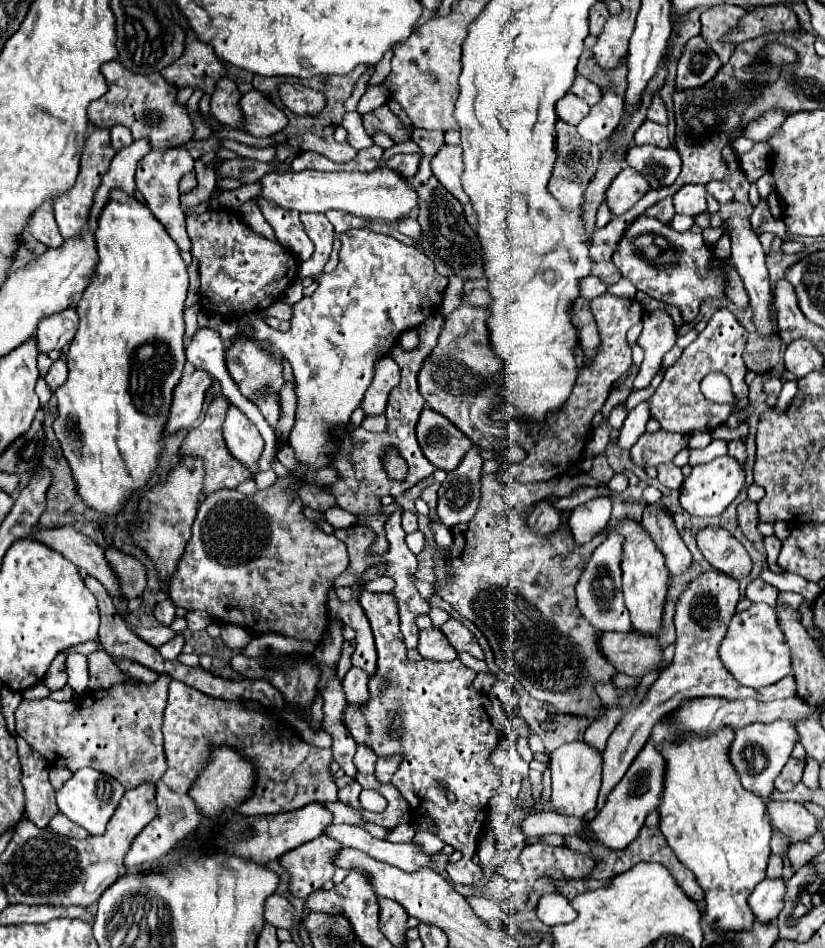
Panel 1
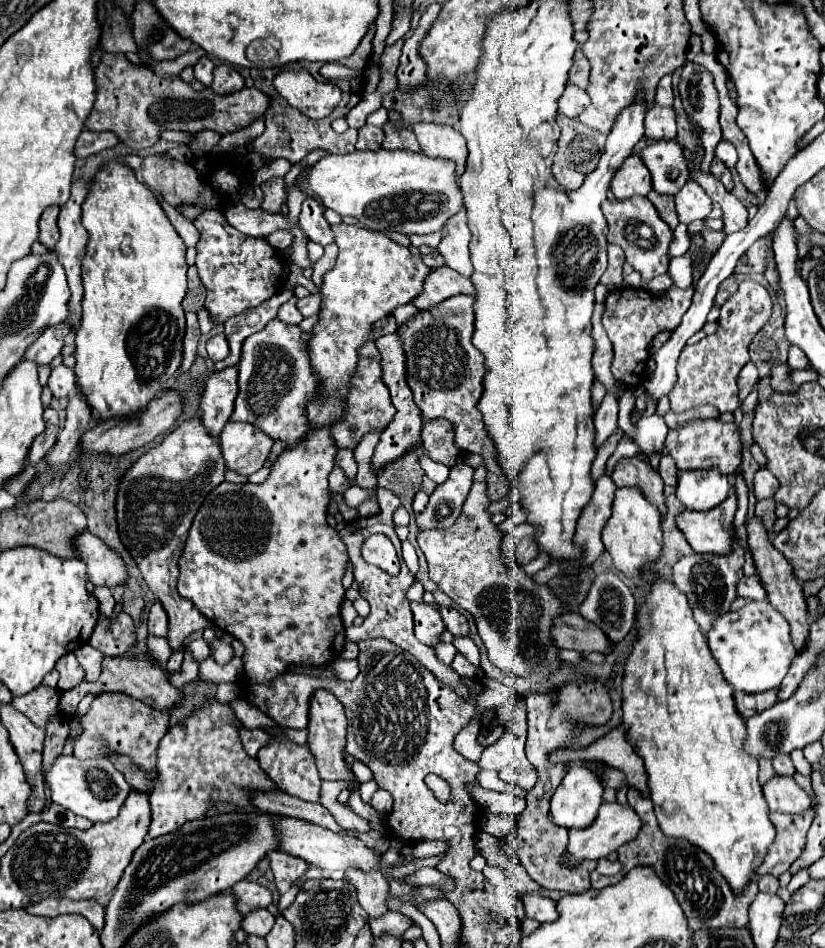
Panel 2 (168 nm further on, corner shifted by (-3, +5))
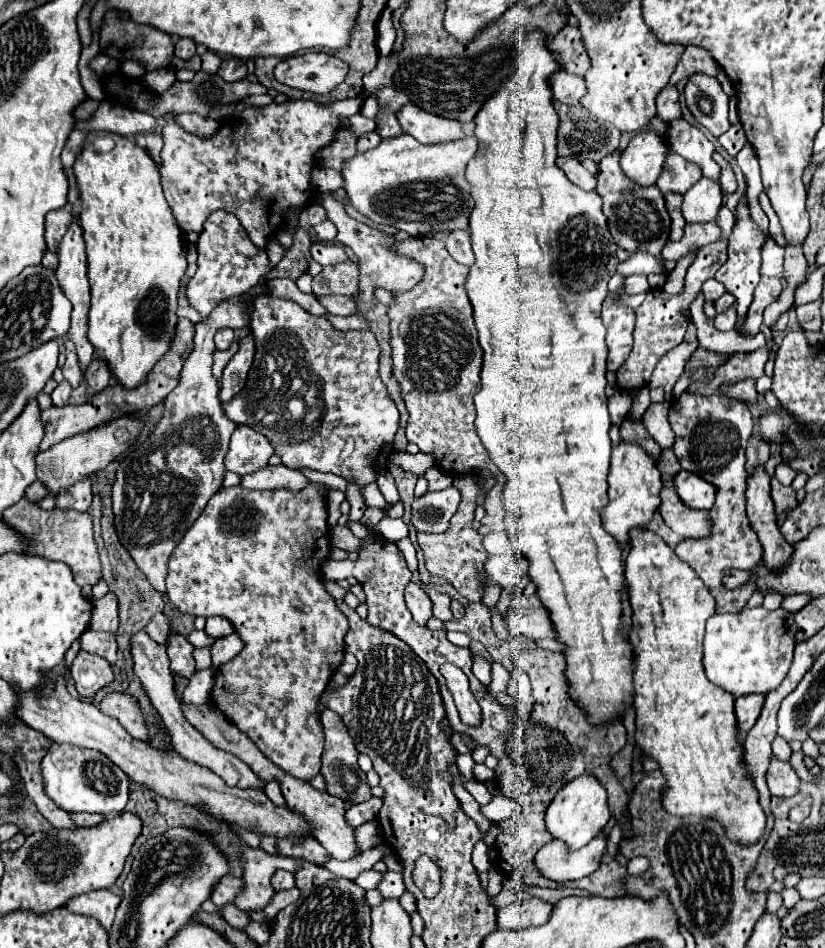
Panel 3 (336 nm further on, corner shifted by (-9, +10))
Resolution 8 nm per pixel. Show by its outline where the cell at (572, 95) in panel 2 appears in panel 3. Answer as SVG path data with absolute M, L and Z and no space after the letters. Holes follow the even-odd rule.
M564 69L554 71L554 75L550 75L548 83L552 87L552 97L566 105L576 105L580 101L580 97L586 95L584 79L578 75L566 73Z

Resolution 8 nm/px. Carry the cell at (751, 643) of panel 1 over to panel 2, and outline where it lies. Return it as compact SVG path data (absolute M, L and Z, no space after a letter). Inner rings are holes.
M768 600L750 602L740 610L728 612L714 620L712 630L708 632L708 646L718 660L726 682L734 690L744 690L750 694L778 688L796 658L788 622L770 606Z

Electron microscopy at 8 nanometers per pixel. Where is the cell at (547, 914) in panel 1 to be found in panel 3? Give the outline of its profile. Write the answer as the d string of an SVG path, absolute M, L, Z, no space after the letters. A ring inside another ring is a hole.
M530 899L530 901L518 901L512 905L506 905L498 909L498 929L506 931L522 931L530 927L540 927L550 919L552 905L542 899Z

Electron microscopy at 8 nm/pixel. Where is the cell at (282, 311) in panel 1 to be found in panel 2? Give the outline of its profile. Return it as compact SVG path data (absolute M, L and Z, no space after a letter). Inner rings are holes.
M310 294L310 296L306 296L306 298L296 300L296 308L300 310L300 314L302 314L304 318L316 316L318 310L320 310L320 294Z

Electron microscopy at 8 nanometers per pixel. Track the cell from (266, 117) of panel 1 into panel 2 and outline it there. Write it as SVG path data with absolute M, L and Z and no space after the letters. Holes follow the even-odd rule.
M102 54L100 64L96 66L96 104L86 120L86 128L88 130L110 130L114 134L120 136L122 142L126 142L132 150L144 150L154 146L160 140L160 134L166 130L186 130L186 132L202 132L202 130L214 130L218 134L228 134L228 132L236 132L242 128L248 128L256 118L264 118L266 110L268 110L268 96L264 92L260 92L258 88L242 88L240 92L228 94L228 96L220 96L214 94L210 88L196 92L190 84L186 84L180 76L170 76L170 78L160 78L158 74L154 74L152 68L148 66L140 66L140 64L132 64L130 60L126 60L124 54Z

